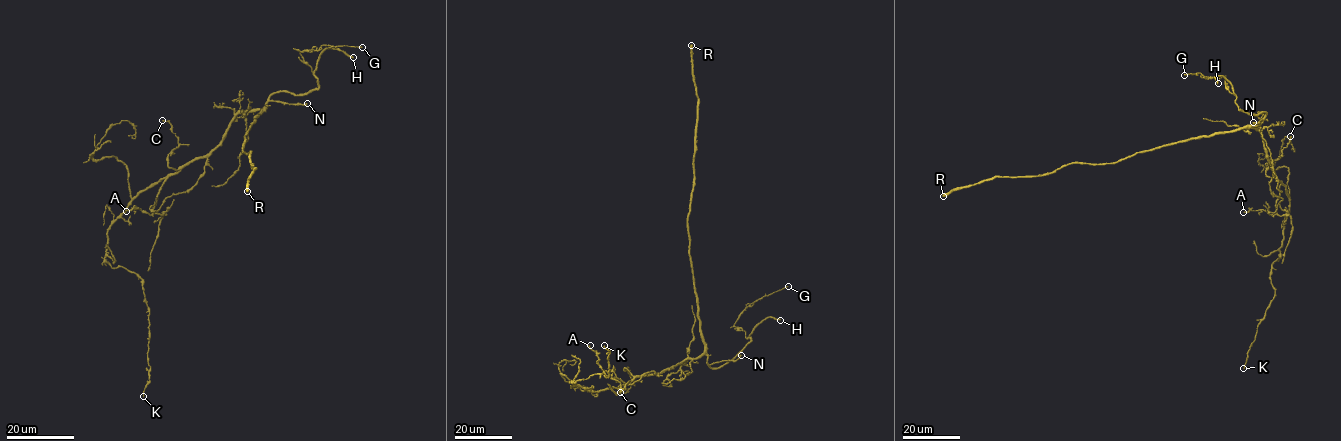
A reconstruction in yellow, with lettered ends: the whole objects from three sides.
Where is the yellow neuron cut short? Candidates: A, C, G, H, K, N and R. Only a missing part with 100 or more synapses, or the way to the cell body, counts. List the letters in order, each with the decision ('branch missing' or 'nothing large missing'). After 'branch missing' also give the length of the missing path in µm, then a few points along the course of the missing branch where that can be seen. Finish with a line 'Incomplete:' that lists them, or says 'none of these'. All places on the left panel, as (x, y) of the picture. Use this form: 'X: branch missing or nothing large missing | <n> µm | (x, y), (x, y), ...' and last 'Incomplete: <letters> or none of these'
A: nothing large missing
C: nothing large missing
G: nothing large missing
H: branch missing | 35 µm
K: nothing large missing
N: nothing large missing
R: branch missing | 190 µm
Incomplete: H, R

